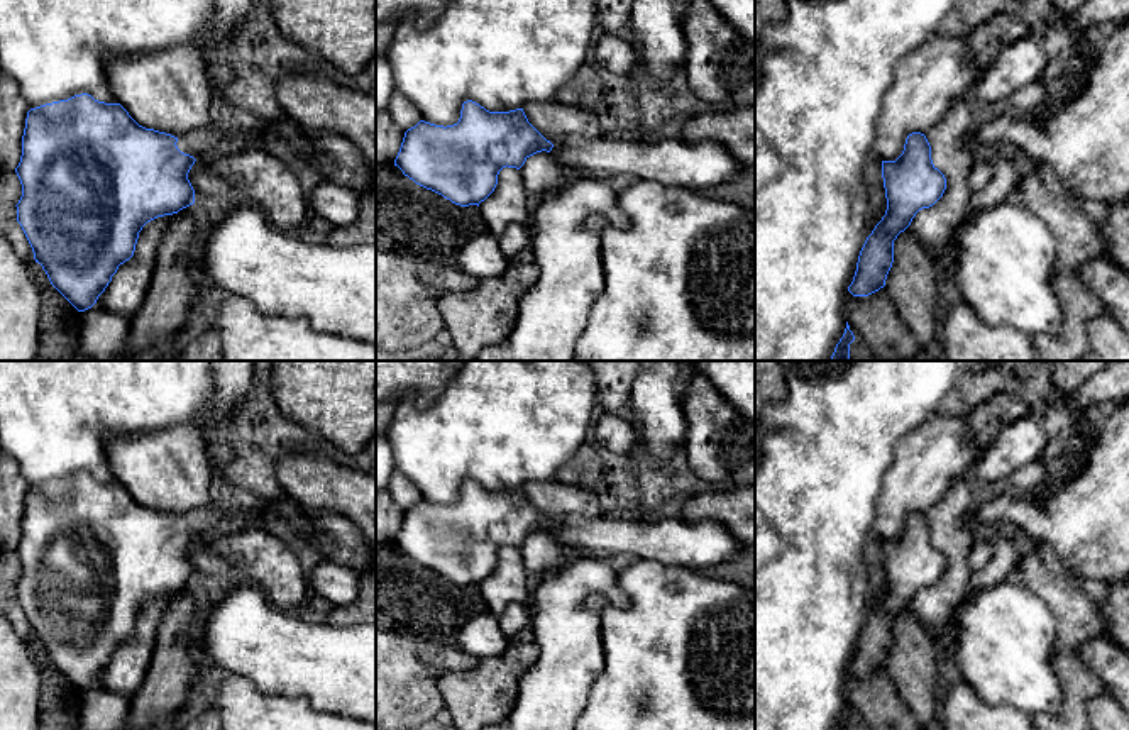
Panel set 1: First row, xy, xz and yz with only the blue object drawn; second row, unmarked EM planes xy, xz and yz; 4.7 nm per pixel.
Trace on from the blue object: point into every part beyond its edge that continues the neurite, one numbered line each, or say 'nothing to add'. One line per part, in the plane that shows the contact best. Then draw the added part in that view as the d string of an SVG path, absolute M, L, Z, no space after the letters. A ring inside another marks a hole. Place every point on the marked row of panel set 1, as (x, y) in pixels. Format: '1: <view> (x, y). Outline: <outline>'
1: xy (205, 143). Outline: M217 122L212 129L198 129L184 134L178 139L176 146L181 152L193 156L196 161L205 158L215 158L225 149L266 149L262 127L242 132L237 129L223 129Z

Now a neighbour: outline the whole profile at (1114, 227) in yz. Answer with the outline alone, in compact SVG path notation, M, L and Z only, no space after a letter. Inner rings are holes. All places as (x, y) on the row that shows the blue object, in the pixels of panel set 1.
M1129 200L1110 207L1100 222L1105 239L1105 256L1129 271Z

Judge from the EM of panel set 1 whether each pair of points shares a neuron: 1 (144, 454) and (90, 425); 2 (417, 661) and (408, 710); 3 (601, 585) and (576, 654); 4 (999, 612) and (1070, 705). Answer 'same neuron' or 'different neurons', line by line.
1: different neurons
2: same neuron
3: same neuron
4: different neurons

